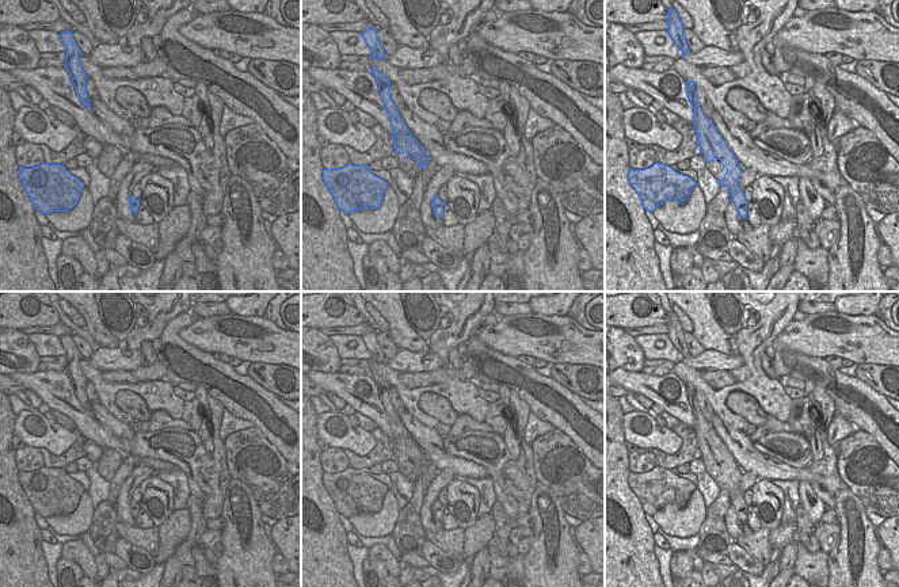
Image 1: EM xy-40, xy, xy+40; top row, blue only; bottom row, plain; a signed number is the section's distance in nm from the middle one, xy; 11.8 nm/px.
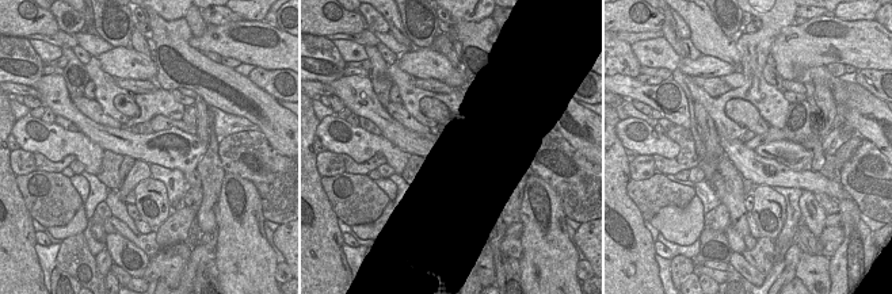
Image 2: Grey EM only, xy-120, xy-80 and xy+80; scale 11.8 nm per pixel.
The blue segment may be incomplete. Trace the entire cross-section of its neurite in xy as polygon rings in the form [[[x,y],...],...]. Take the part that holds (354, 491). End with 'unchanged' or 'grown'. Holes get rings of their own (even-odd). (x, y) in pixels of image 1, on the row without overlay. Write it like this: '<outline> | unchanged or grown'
[[[347,468],[339,473],[323,473],[323,484],[340,515],[378,512],[389,488],[373,479],[369,469]]] | unchanged

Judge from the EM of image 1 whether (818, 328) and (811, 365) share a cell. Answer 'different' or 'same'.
different

